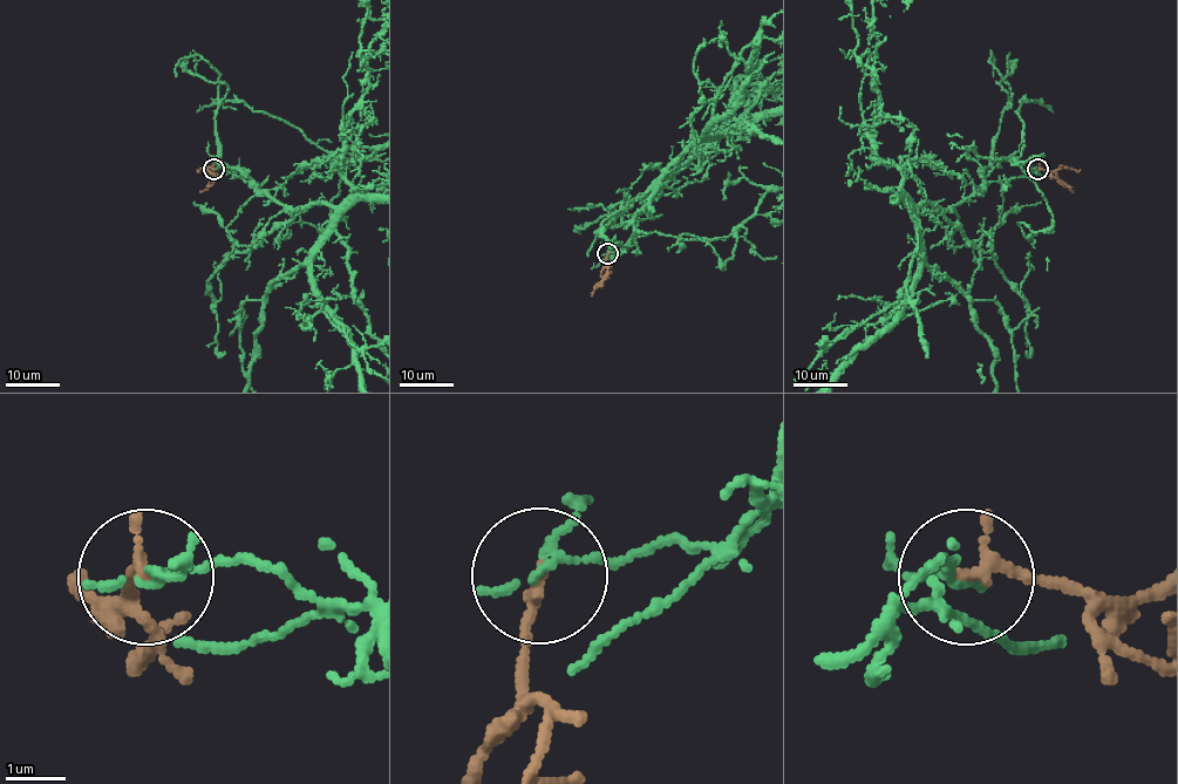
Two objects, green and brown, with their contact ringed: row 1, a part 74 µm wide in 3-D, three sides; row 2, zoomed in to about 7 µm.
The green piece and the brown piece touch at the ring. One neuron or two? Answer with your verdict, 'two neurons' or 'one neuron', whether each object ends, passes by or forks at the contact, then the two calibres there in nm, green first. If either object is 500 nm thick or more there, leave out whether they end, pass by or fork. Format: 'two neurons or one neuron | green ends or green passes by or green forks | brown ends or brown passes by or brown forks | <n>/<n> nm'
two neurons | green passes by | brown ends | 120/220 nm

